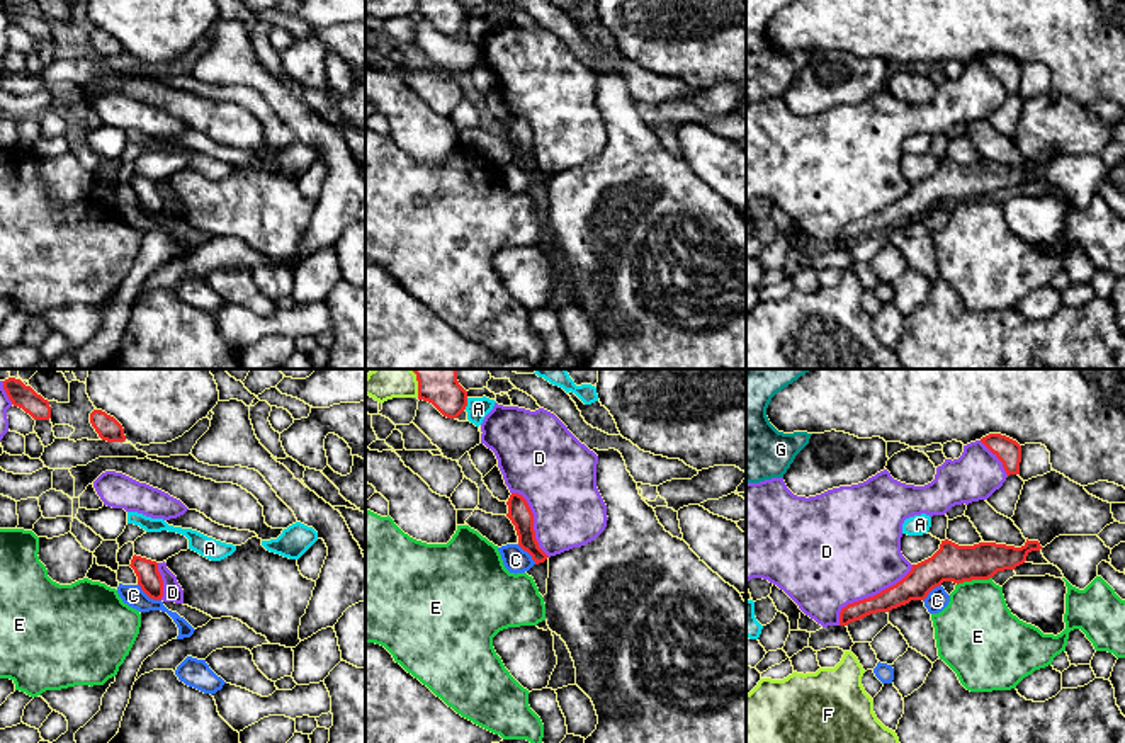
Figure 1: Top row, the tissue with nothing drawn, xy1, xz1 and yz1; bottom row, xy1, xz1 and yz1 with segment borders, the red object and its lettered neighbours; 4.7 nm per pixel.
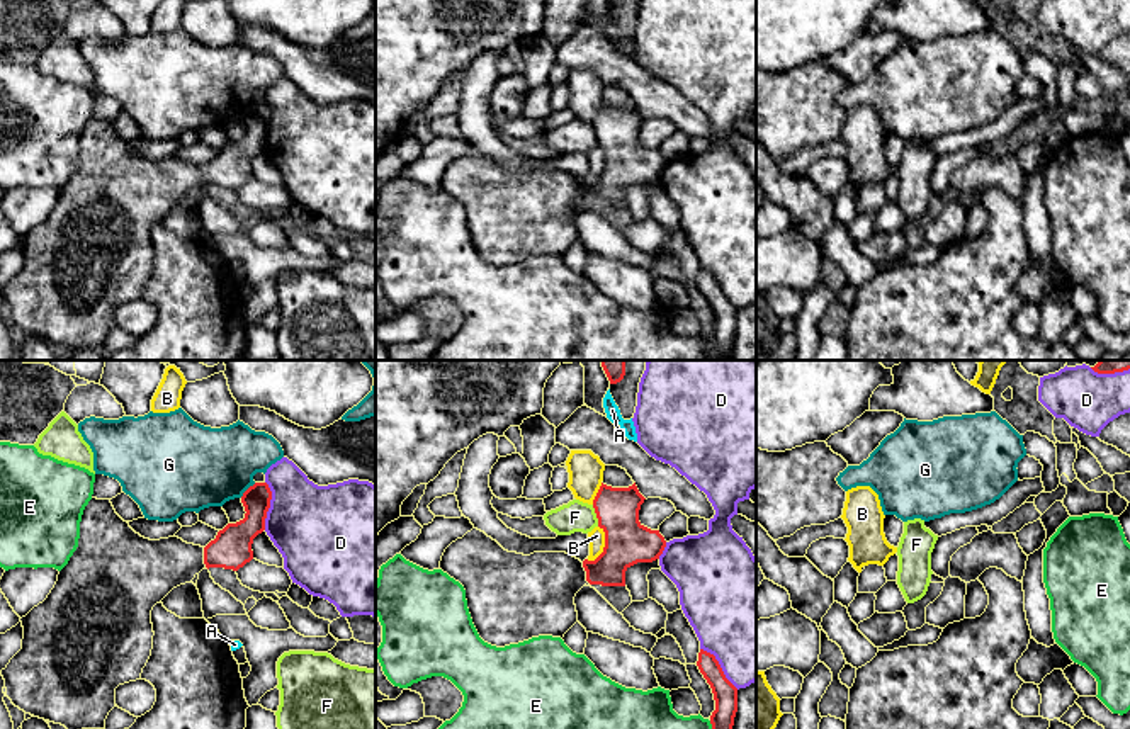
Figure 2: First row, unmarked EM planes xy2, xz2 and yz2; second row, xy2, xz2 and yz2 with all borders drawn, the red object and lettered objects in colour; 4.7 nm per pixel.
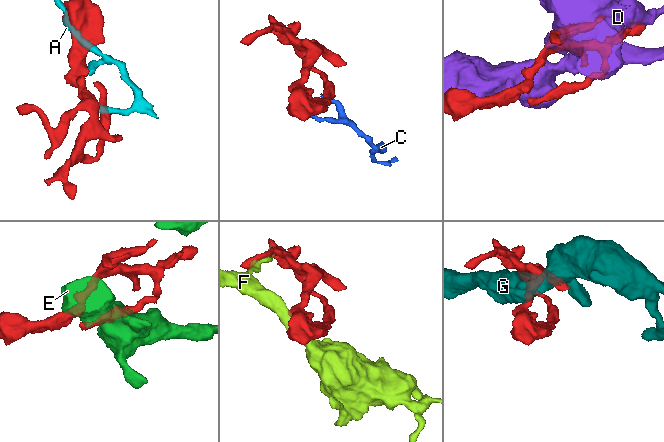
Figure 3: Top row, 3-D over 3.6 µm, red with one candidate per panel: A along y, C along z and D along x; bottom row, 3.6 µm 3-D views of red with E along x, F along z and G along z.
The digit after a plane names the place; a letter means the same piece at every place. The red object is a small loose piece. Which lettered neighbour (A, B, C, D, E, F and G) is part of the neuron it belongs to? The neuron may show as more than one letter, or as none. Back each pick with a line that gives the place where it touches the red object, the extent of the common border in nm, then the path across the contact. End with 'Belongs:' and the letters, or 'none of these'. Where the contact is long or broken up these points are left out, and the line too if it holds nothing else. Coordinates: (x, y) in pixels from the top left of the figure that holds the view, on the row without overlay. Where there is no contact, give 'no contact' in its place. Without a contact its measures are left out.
Belongs: none of these

